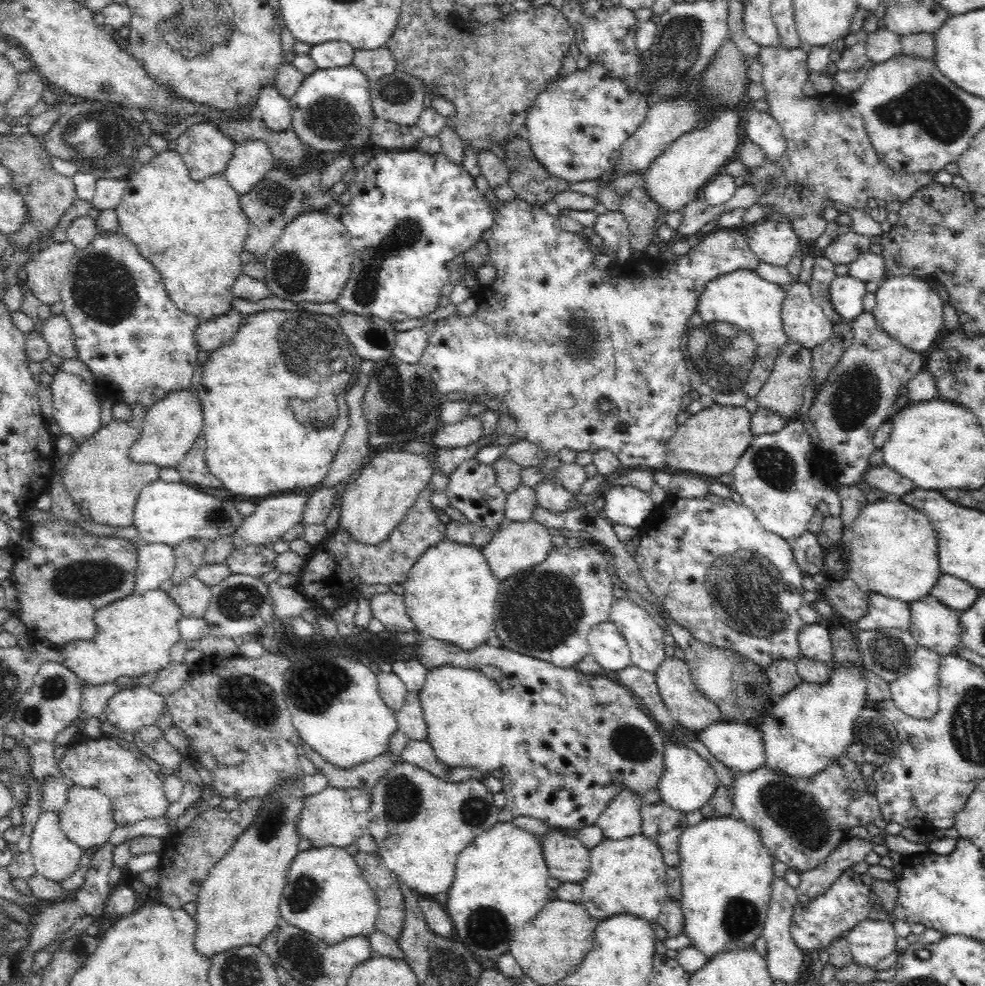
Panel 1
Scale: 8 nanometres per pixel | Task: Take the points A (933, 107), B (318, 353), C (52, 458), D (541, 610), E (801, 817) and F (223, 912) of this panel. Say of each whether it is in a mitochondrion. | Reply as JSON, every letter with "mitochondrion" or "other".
{"A":"mitochondrion","B":"mitochondrion","C":"other","D":"mitochondrion","E":"mitochondrion","F":"other"}

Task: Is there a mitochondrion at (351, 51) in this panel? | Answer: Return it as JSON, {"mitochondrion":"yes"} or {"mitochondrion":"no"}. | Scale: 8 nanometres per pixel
{"mitochondrion":"no"}

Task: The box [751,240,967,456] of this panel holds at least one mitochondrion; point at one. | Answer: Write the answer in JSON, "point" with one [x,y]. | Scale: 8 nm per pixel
{"point":[857,395]}

